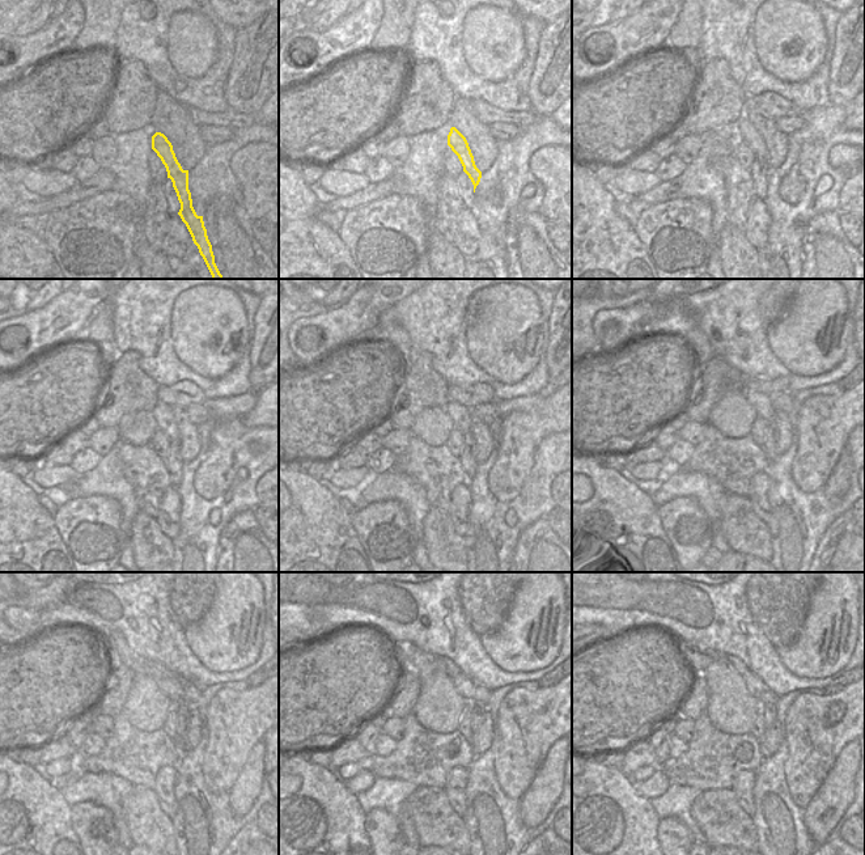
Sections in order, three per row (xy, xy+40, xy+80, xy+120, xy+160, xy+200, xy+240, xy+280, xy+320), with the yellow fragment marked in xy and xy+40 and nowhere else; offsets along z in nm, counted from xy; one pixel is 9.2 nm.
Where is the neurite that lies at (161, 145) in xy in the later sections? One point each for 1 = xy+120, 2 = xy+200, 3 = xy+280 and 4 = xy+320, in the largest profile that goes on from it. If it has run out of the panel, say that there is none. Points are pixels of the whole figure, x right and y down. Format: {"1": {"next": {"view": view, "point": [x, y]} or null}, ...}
{"1": {"next": {"view": "xy+120", "point": [164, 414]}}, "2": {"next": {"view": "xy+200", "point": [759, 401]}}, "3": {"next": {"view": "xy+280", "point": [463, 685]}}, "4": {"next": {"view": "xy+320", "point": [754, 684]}}}

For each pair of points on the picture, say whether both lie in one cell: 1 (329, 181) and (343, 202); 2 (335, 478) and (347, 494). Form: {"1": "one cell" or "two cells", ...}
{"1": "two cells", "2": "two cells"}

